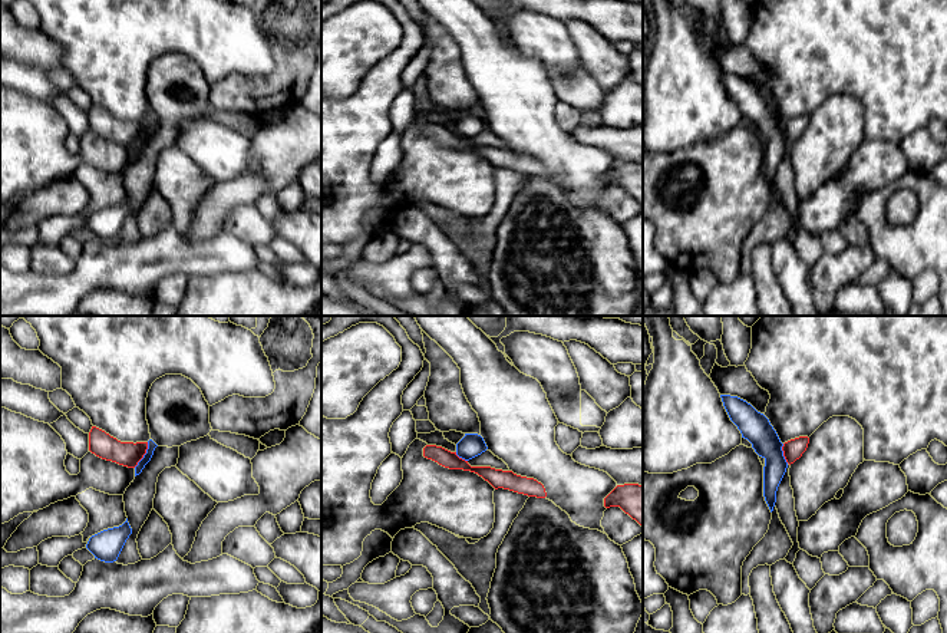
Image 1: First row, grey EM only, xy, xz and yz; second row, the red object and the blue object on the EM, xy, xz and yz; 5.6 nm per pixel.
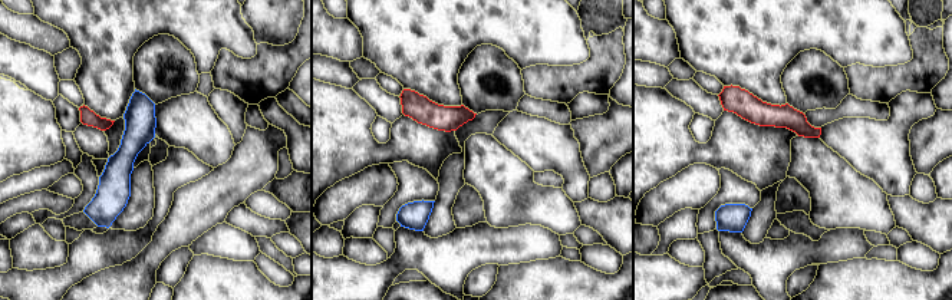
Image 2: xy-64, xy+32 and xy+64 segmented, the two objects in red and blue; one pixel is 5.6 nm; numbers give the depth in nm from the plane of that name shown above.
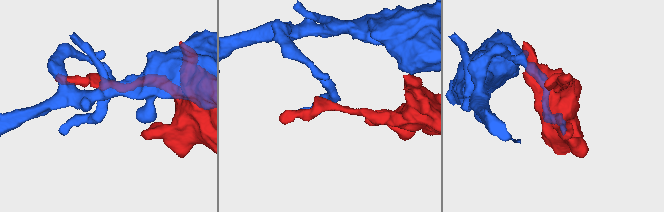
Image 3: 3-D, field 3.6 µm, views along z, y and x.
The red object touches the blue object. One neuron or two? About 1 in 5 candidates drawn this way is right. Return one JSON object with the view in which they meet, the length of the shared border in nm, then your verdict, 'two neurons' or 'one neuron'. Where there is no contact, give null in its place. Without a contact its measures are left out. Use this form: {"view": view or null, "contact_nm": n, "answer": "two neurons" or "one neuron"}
{"view": "xy", "contact_nm": 170, "answer": "two neurons"}

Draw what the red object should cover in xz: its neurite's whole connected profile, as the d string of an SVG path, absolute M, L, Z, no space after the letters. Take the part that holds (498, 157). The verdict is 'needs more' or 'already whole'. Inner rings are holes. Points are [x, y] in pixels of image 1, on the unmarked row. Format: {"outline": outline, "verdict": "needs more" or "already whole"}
{"outline": "M426 123L423 135L438 141L449 148L471 149L488 159L495 168L504 167L528 175L545 177L547 171L541 161L514 152L512 149L495 148L491 145L471 145L468 139L459 136L456 131L451 131L442 125Z", "verdict": "already whole"}

